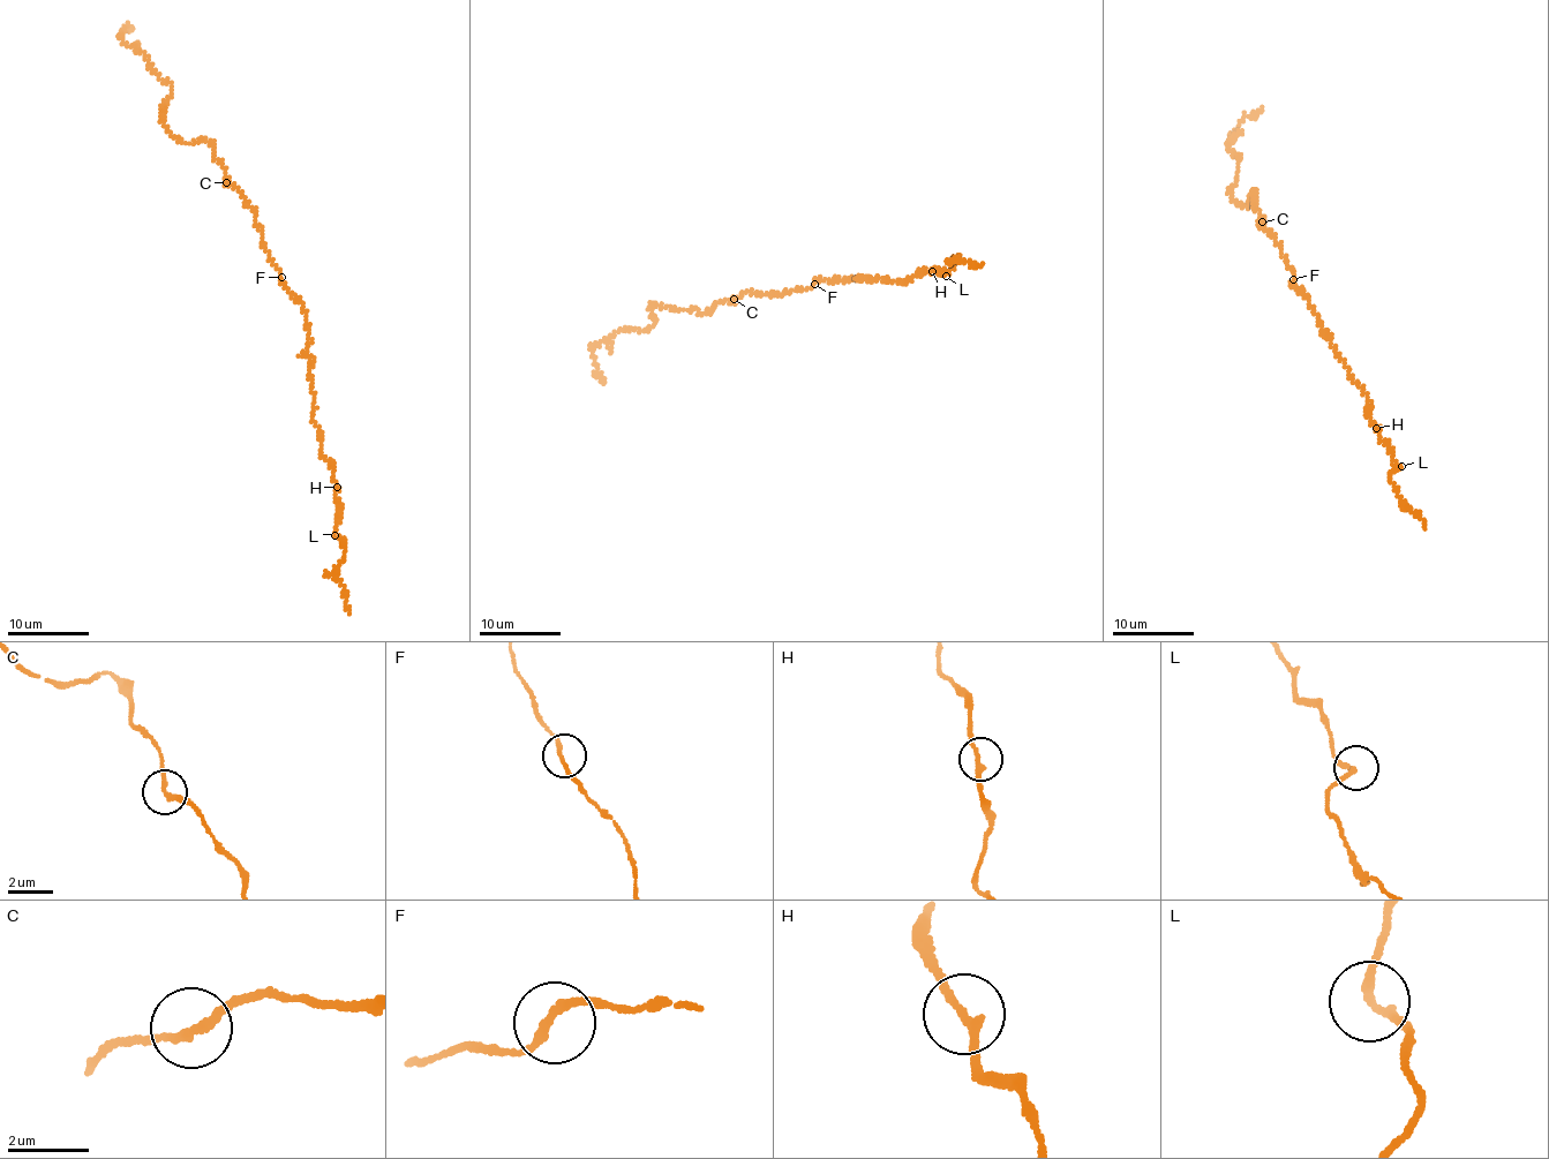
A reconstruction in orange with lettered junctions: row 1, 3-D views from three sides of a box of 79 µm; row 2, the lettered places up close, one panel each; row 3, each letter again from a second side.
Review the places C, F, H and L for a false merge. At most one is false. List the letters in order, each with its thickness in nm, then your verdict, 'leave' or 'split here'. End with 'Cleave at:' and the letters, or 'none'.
C: 200 nm | leave
F: 180 nm | leave
H: 200 nm | leave
L: 200 nm | leave
Cleave at: none

